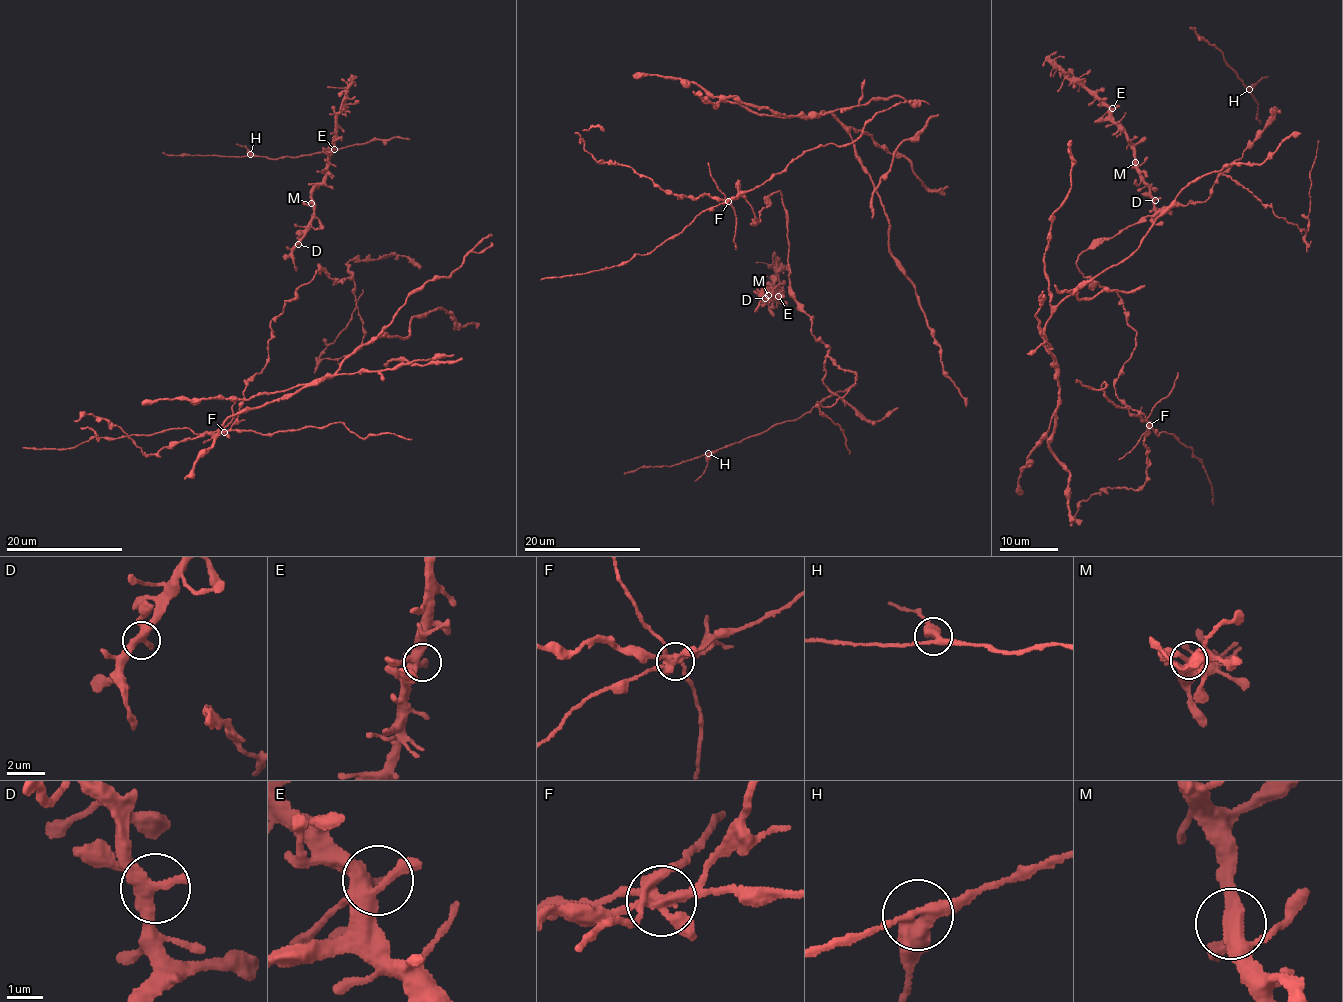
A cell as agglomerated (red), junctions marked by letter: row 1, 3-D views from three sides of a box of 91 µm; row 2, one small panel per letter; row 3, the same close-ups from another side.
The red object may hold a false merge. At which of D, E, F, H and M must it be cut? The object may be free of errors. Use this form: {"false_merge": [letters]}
{"false_merge": ["F"]}

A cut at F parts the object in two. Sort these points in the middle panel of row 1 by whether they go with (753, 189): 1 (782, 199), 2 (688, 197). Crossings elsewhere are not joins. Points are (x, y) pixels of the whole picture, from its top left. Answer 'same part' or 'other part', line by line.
1: other part
2: other part

